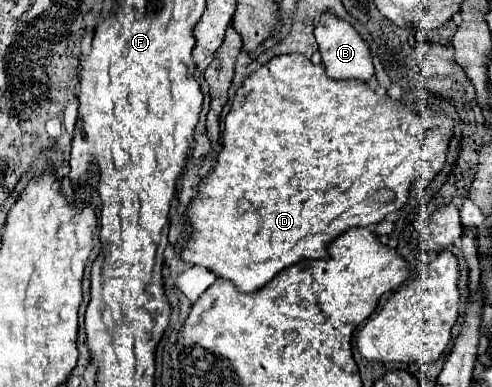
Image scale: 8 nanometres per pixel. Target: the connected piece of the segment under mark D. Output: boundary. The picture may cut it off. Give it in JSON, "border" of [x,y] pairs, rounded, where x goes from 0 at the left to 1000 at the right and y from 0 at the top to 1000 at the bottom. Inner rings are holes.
{"border":[[[565,142],[549,152],[541,168],[533,168],[524,183],[516,183],[496,220],[480,235],[476,266],[467,276],[467,292],[459,297],[459,333],[455,333],[455,370],[451,390],[443,401],[443,426],[427,447],[427,457],[407,478],[402,504],[394,509],[382,561],[390,571],[390,618],[370,643],[370,669],[386,674],[390,685],[415,685],[427,700],[435,700],[443,716],[467,721],[488,752],[512,757],[537,742],[561,705],[569,705],[577,690],[598,685],[614,669],[646,669],[667,664],[667,633],[711,587],[748,587],[772,576],[789,550],[817,540],[833,499],[841,488],[841,473],[850,478],[874,478],[882,457],[898,442],[911,401],[911,380],[923,349],[923,313],[894,292],[882,276],[862,276],[858,287],[846,287],[829,276],[821,261],[797,256],[797,251],[772,251],[748,214],[728,214],[728,204],[699,204],[683,209],[671,204],[659,183],[659,173],[646,163],[634,163],[618,142]],[[785,504],[801,504],[793,517]]]}

